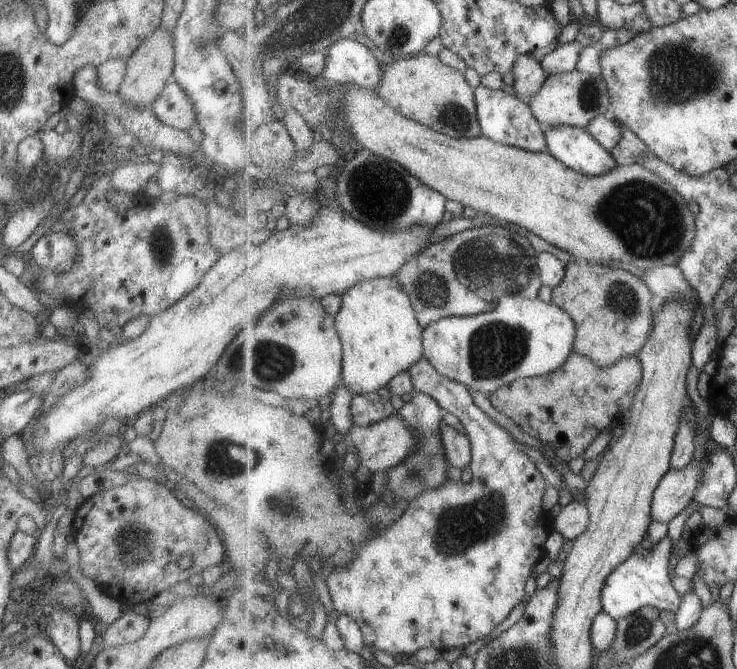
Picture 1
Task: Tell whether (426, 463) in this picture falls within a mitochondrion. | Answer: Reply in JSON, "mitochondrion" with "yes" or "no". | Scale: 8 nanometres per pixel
{"mitochondrion":"yes"}

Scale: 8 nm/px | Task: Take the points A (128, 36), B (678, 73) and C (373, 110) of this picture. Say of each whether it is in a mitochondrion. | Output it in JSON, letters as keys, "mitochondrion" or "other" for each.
{"A":"other","B":"mitochondrion","C":"other"}

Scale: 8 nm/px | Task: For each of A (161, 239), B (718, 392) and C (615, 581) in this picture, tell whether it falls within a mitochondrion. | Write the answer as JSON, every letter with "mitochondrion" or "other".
{"A":"mitochondrion","B":"other","C":"other"}

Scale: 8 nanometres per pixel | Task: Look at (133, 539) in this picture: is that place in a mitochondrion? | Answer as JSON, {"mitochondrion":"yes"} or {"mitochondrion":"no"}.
{"mitochondrion":"yes"}

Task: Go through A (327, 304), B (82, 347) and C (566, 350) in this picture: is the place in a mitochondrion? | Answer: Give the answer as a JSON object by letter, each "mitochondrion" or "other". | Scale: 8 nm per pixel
{"A":"other","B":"other","C":"other"}

